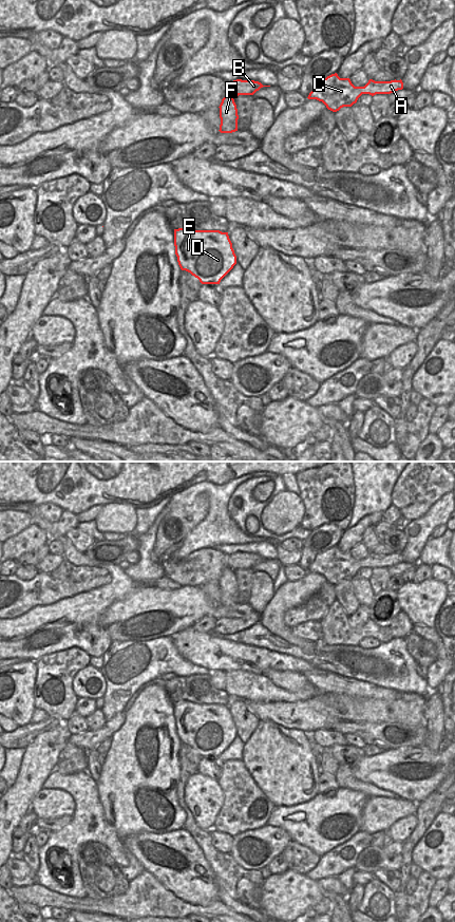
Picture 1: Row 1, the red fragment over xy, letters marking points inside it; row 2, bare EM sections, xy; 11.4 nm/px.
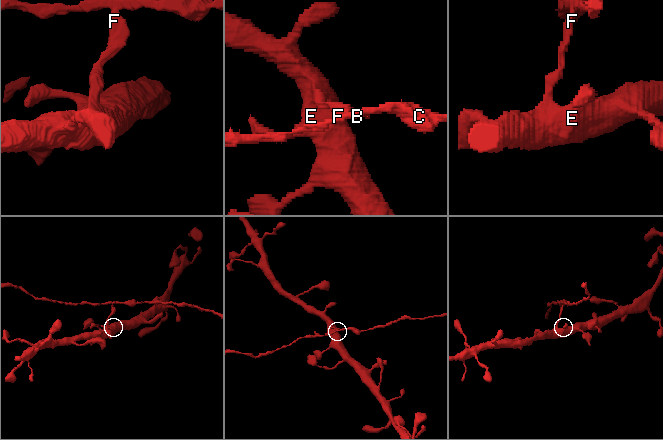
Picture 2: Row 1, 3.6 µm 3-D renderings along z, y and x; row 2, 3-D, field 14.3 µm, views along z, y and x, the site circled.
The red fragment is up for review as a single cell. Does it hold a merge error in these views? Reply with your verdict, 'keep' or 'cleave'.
cleave

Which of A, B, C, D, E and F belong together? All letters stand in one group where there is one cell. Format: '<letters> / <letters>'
A B C / D E F

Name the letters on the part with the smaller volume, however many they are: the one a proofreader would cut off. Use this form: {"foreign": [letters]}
{"foreign": ["A", "B", "C"]}

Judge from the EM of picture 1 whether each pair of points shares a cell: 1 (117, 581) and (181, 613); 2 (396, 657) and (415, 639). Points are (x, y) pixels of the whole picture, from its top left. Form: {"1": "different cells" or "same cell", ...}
{"1": "different cells", "2": "different cells"}

